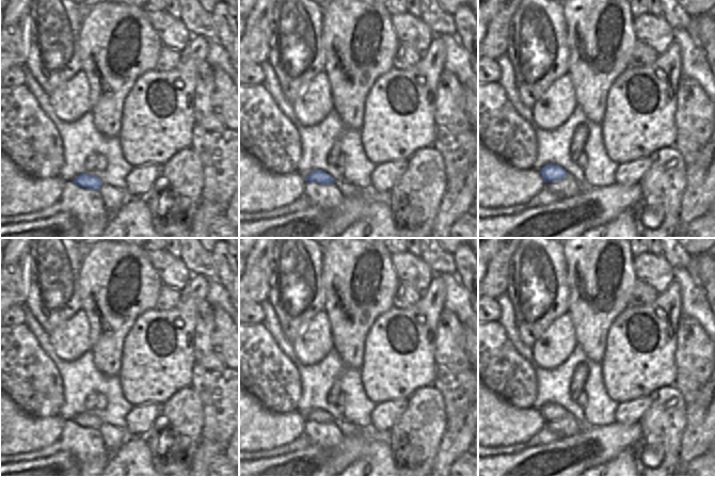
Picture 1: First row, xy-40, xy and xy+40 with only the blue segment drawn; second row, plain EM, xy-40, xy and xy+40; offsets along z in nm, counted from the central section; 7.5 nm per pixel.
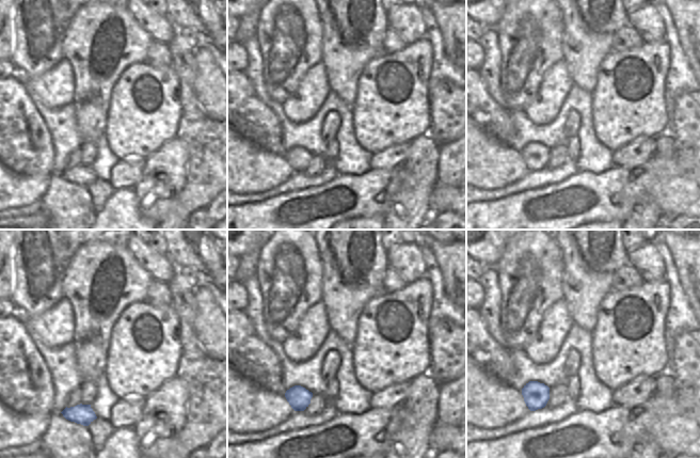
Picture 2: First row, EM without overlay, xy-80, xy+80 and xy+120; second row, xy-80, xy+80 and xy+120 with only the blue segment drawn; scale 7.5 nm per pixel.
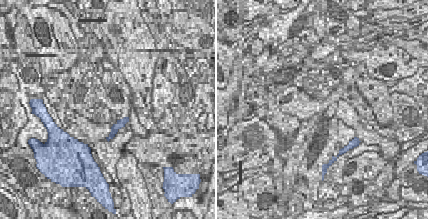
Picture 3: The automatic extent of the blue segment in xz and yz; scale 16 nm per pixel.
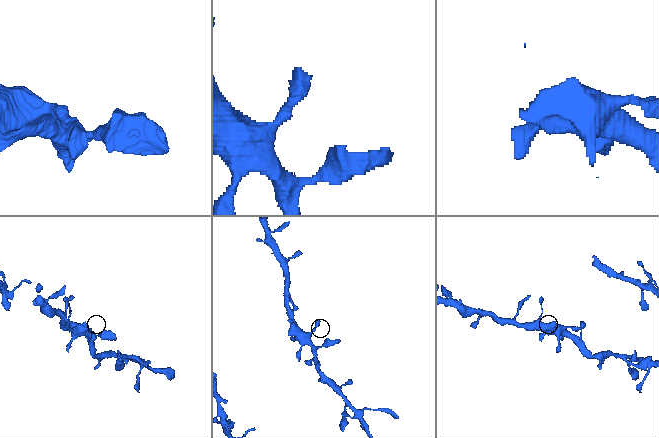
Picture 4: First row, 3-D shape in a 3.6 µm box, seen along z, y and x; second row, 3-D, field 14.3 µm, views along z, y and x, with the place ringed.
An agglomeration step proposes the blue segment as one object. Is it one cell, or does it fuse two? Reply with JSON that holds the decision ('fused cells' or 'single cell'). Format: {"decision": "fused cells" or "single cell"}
{"decision": "single cell"}

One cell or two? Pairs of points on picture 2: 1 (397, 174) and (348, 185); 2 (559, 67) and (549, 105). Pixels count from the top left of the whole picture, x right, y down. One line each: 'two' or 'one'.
1: one
2: one

